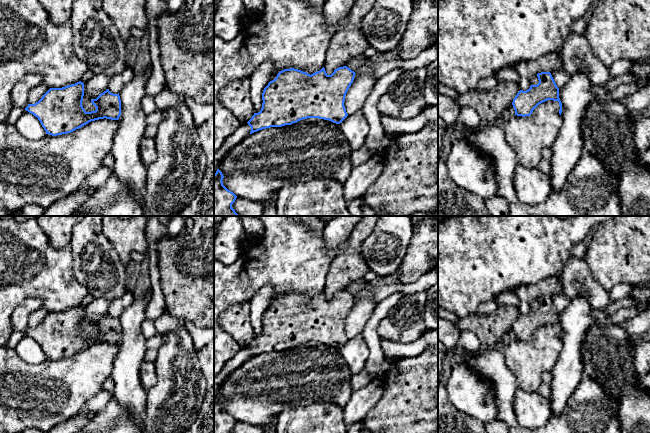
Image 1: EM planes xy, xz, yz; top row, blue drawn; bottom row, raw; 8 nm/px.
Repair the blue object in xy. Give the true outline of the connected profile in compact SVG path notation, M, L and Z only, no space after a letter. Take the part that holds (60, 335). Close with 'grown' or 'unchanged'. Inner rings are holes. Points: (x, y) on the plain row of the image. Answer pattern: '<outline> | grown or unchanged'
M81 305L62 312L50 312L35 328L28 328L26 335L38 342L46 358L57 360L67 358L81 352L91 345L99 343L118 344L121 339L121 324L119 317L113 318L107 313L96 323L92 323L95 335L86 336L82 330L84 307Z | unchanged

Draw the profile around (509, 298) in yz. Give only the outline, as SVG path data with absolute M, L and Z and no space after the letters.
M507 291L507 292L504 292L504 293L500 294L495 299L495 302L498 305L518 307L519 298L517 297L515 291Z

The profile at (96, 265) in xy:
M85 216L72 229L73 273L94 299L112 301L127 292L127 268L102 231L103 216Z

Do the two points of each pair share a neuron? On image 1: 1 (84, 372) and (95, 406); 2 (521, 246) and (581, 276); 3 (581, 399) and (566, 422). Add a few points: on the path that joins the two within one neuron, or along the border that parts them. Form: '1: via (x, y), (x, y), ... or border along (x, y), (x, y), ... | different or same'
1: border along (102, 390), (93, 396), (77, 413) | different
2: border along (569, 254), (564, 265), (555, 276) | different
3: via (581, 405), (572, 416) | same

